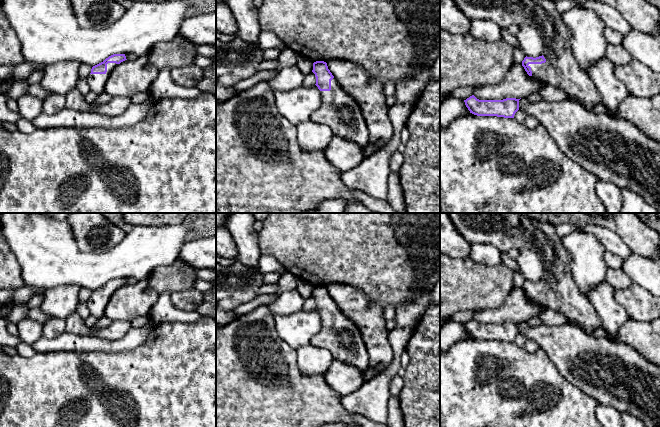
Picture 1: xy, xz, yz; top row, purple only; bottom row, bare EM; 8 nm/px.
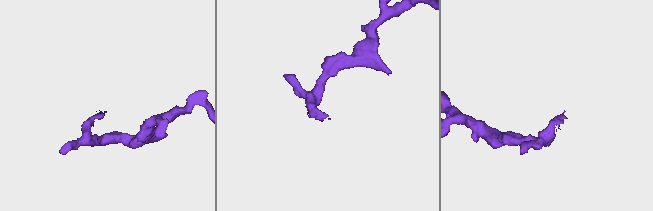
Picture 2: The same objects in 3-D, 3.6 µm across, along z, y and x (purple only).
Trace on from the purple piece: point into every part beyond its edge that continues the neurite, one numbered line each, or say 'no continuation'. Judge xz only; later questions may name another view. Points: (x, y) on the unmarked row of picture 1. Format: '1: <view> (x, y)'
1: xz (339, 335)

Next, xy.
1: xy (96, 306)

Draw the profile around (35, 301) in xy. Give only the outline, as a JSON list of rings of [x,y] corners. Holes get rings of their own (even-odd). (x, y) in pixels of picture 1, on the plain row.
[[[43,294],[34,295],[27,301],[28,307],[30,309],[34,307],[40,307],[40,305],[43,303],[43,300],[44,300]]]

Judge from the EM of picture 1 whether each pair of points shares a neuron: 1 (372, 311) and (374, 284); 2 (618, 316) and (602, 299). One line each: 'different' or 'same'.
1: different
2: same

